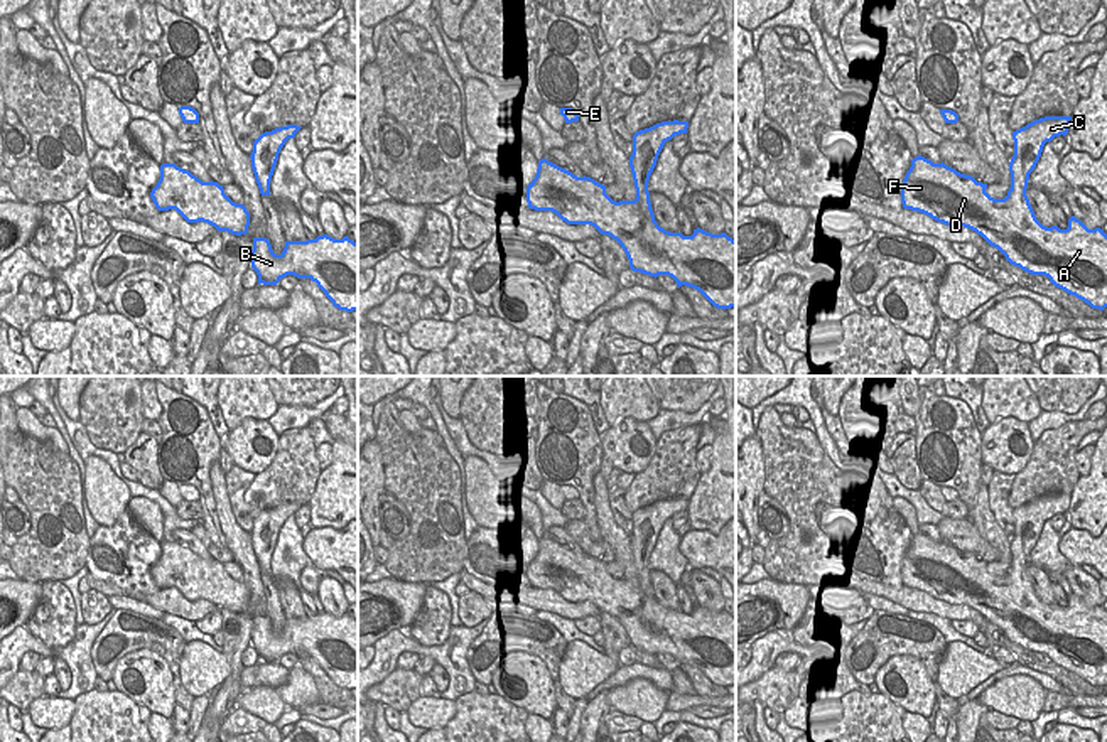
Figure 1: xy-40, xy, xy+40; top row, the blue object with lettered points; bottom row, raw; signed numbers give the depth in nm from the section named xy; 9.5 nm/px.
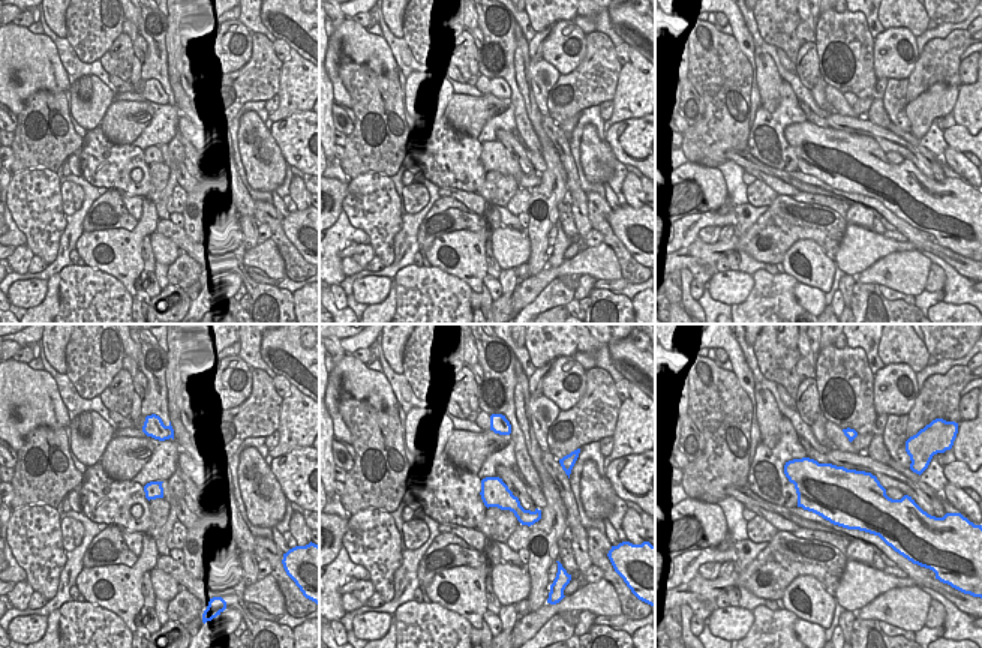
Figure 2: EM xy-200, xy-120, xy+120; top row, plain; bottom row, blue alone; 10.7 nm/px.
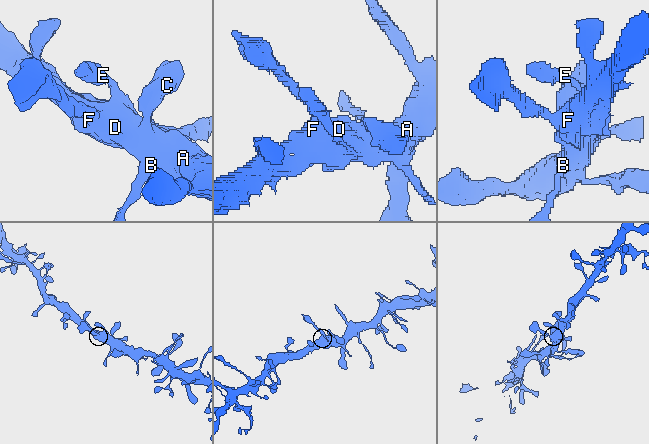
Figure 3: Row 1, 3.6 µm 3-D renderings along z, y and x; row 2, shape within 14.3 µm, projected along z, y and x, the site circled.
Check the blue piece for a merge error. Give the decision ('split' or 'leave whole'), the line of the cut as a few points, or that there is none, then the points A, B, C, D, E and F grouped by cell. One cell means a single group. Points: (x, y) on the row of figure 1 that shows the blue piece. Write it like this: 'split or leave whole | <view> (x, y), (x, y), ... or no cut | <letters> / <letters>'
leave whole | no cut | A B C D E F

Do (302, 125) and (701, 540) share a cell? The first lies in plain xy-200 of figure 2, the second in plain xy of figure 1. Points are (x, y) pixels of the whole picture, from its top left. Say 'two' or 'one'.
one

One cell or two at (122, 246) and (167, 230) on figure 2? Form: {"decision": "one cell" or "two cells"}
{"decision": "two cells"}

